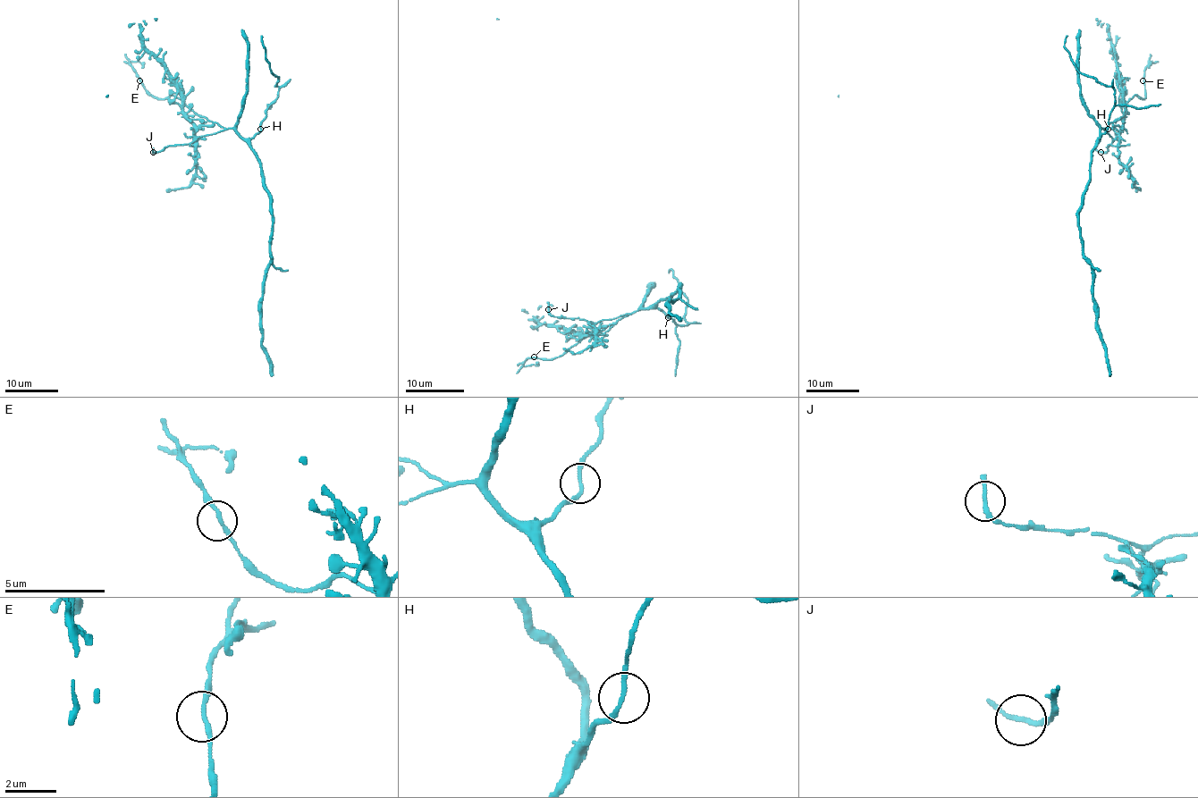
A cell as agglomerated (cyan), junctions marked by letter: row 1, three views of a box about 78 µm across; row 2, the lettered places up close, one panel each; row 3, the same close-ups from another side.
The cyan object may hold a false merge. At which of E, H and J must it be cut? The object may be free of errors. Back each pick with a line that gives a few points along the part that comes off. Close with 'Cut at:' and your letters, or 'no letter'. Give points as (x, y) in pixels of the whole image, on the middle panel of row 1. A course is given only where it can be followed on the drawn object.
Cut at: no letter

